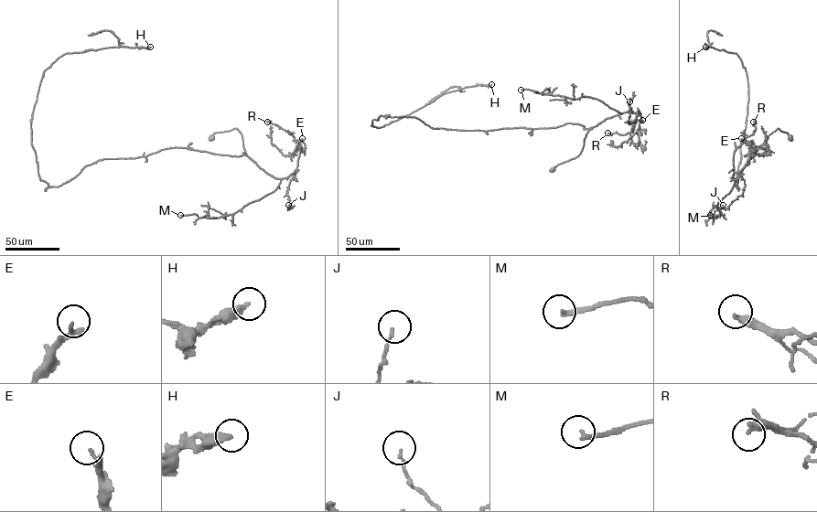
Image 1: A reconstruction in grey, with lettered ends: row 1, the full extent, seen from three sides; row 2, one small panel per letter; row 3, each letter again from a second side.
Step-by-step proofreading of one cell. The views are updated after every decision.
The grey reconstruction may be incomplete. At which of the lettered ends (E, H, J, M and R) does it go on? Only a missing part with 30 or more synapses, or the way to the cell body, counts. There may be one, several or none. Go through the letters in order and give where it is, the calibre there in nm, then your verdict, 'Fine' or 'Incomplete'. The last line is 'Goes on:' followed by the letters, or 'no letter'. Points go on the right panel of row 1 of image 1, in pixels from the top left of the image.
E: Place: (741, 138). Thickness 220 nm. Incomplete
H: Place: (705, 47). Thickness 320 nm. Incomplete
J: Place: (723, 205). Thickness 110 nm. Fine
M: Place: (710, 215). Thickness 200 nm. Fine
R: Place: (753, 122). Thickness 220 nm. Fine
Goes on: E, H

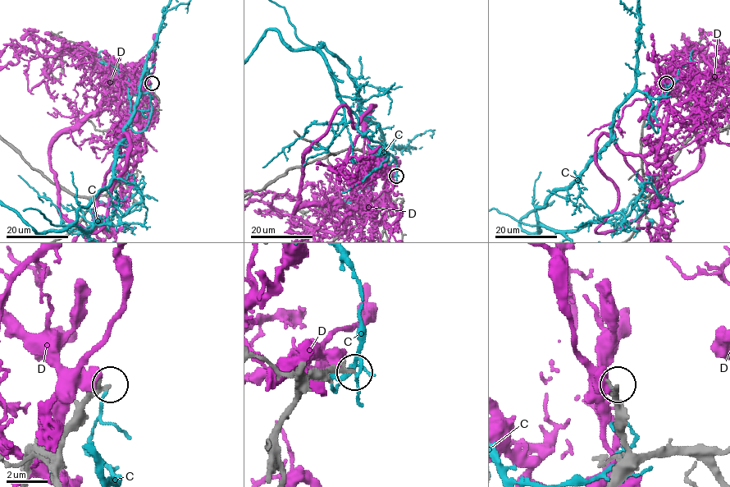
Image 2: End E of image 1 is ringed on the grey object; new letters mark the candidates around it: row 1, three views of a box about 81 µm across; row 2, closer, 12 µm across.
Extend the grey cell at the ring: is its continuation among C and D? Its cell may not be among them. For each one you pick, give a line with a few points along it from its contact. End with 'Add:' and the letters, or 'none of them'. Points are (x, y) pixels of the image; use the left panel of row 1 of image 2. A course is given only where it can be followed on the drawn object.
Add: none of them

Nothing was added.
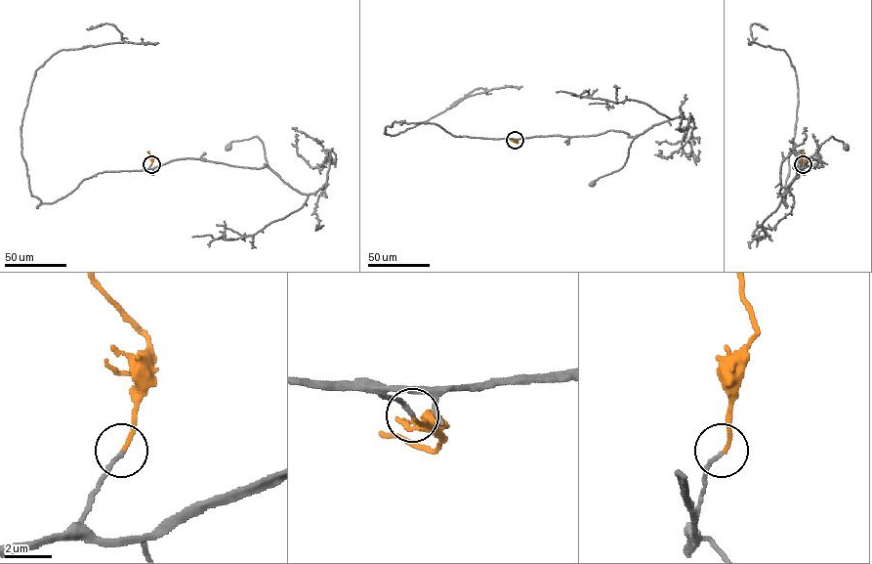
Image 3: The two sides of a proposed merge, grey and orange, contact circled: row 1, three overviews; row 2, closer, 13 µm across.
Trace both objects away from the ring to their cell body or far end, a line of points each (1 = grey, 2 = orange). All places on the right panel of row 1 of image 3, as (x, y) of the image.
1: (803, 164), (802, 169), (798, 158), (793, 167), (799, 164), (798, 172), (830, 137), (847, 148)
2: (803, 164), (802, 151)

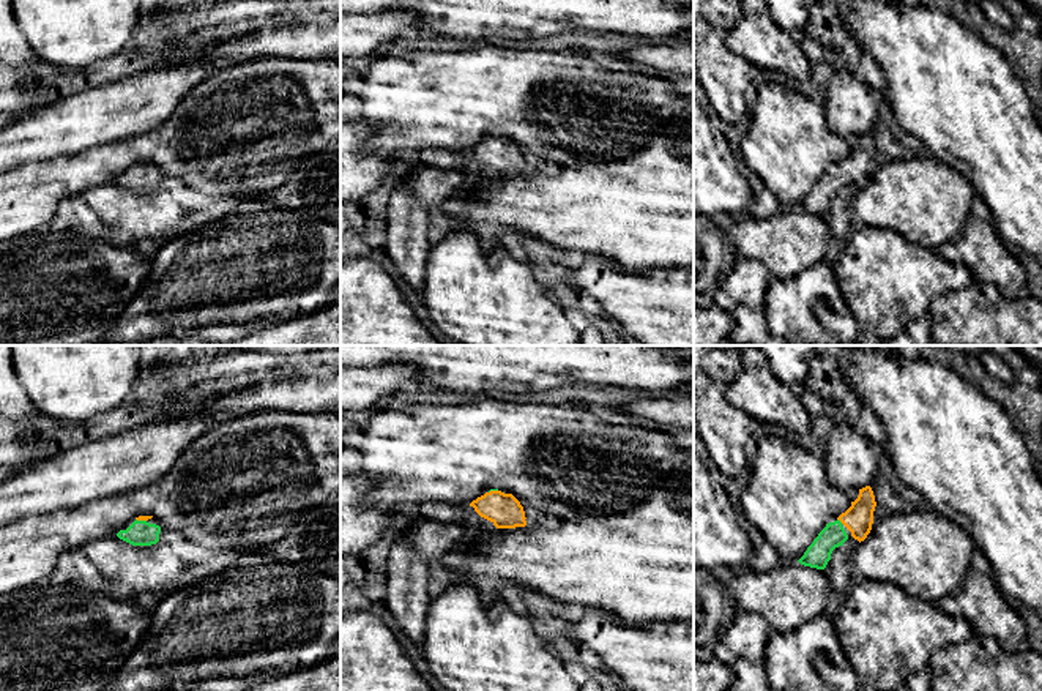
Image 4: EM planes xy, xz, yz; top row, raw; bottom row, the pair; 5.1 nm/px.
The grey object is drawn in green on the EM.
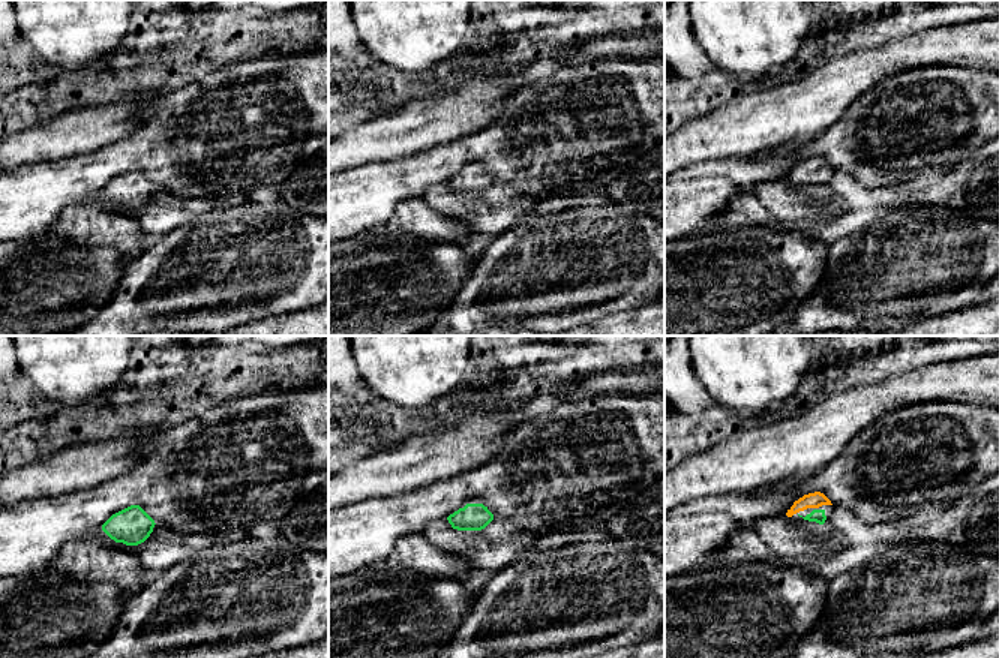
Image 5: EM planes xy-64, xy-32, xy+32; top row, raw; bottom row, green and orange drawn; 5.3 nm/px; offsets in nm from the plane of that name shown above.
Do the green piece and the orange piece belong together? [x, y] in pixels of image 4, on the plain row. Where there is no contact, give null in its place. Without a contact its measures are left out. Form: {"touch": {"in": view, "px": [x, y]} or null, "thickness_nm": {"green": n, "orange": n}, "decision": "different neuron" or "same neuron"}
{"touch": {"in": "yz", "px": [839, 168]}, "thickness_nm": {"green": 130, "orange": 150}, "decision": "same neuron"}

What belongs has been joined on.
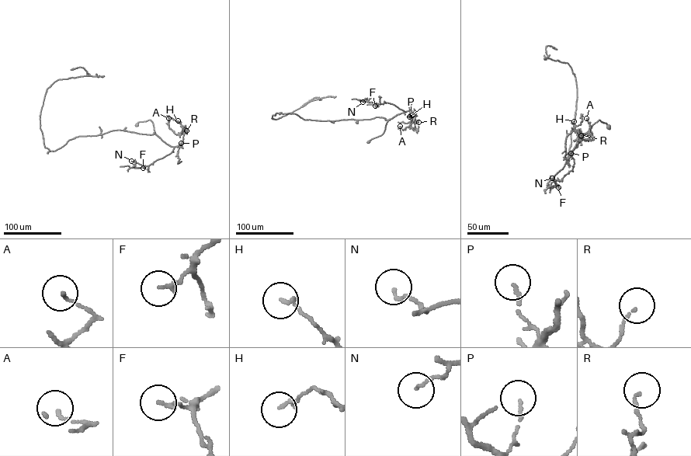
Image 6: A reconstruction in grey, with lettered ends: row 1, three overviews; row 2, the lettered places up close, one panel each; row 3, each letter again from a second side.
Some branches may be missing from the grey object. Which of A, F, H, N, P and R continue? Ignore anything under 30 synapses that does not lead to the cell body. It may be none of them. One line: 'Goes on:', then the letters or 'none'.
Goes on: none

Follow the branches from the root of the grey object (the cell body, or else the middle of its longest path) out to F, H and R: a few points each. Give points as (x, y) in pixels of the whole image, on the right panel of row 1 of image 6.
F: (609, 127), (599, 120), (592, 125), (570, 152), (563, 168), (553, 176), (554, 186), (557, 185), (558, 187)
H: (609, 127), (598, 120), (566, 158), (566, 137), (576, 126), (574, 121)
R: (609, 127), (598, 120), (565, 158), (566, 137), (578, 129), (579, 135), (581, 135)

